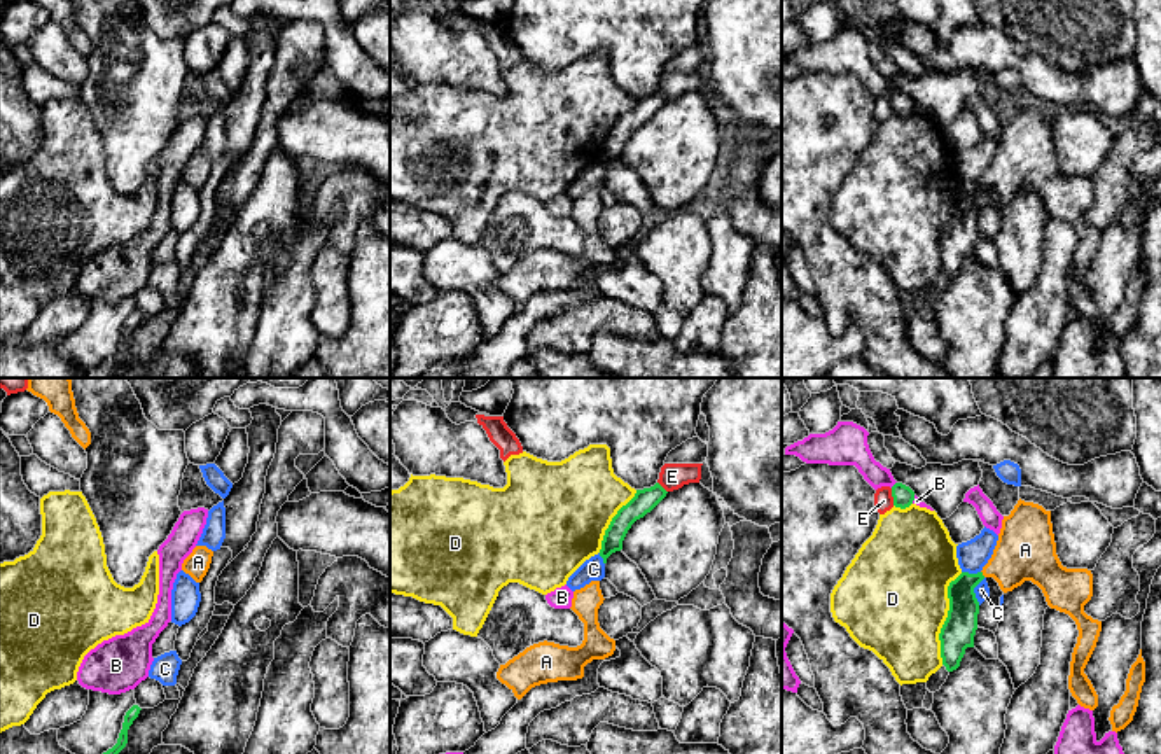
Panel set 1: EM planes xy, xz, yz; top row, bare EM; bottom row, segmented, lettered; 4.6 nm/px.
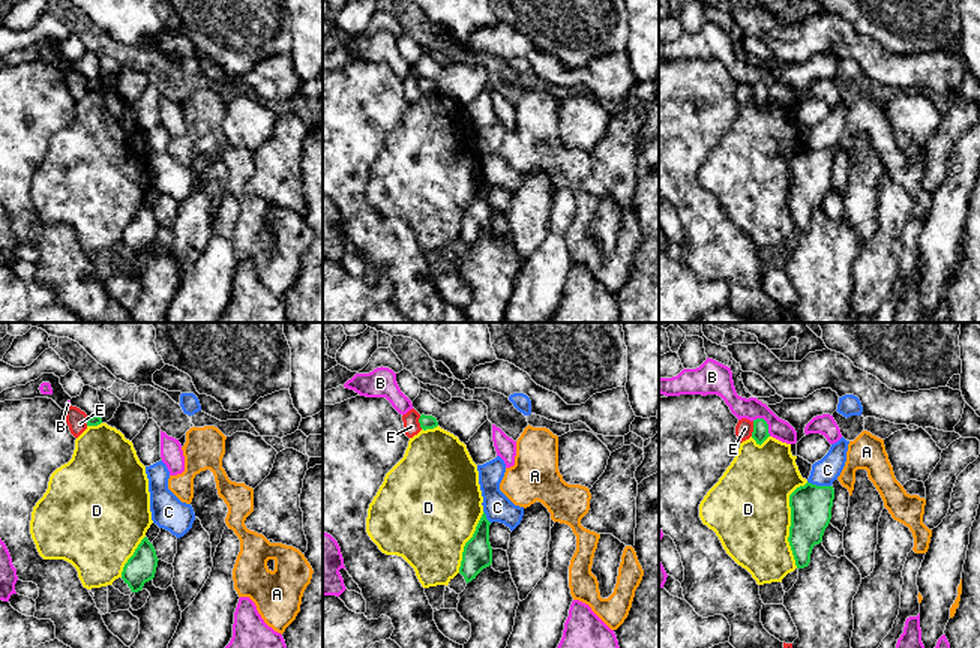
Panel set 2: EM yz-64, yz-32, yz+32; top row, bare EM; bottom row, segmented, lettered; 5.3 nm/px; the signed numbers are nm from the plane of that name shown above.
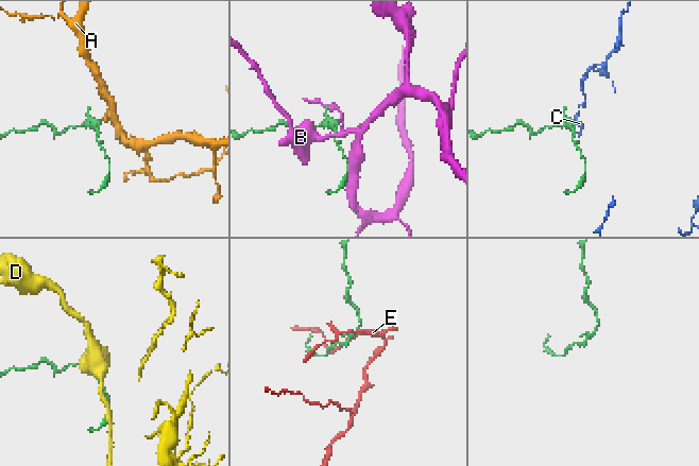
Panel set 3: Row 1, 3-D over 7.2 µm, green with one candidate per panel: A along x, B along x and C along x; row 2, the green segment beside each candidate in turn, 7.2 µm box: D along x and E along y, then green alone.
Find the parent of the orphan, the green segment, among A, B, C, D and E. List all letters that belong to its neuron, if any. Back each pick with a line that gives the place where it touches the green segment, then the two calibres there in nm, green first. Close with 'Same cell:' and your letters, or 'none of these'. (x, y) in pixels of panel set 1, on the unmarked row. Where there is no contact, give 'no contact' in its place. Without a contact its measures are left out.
A: yz (981, 182) | 140/280 nm
Same cell: A

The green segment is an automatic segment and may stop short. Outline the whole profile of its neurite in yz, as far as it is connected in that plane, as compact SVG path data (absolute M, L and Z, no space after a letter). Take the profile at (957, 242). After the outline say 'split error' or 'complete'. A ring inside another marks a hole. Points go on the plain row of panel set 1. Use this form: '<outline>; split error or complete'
M1019 107L1011 122L1004 124L997 154L983 178L962 180L949 191L949 219L939 241L941 266L948 280L960 275L967 255L974 255L979 222L974 196L984 185L993 185L1004 201L1032 189L1042 198L1051 217L1075 229L1079 245L1072 261L1068 297L1081 315L1095 318L1098 303L1084 282L1102 240L1102 229L1084 220L1093 205L1093 182L1061 173L1051 119Z; split error

